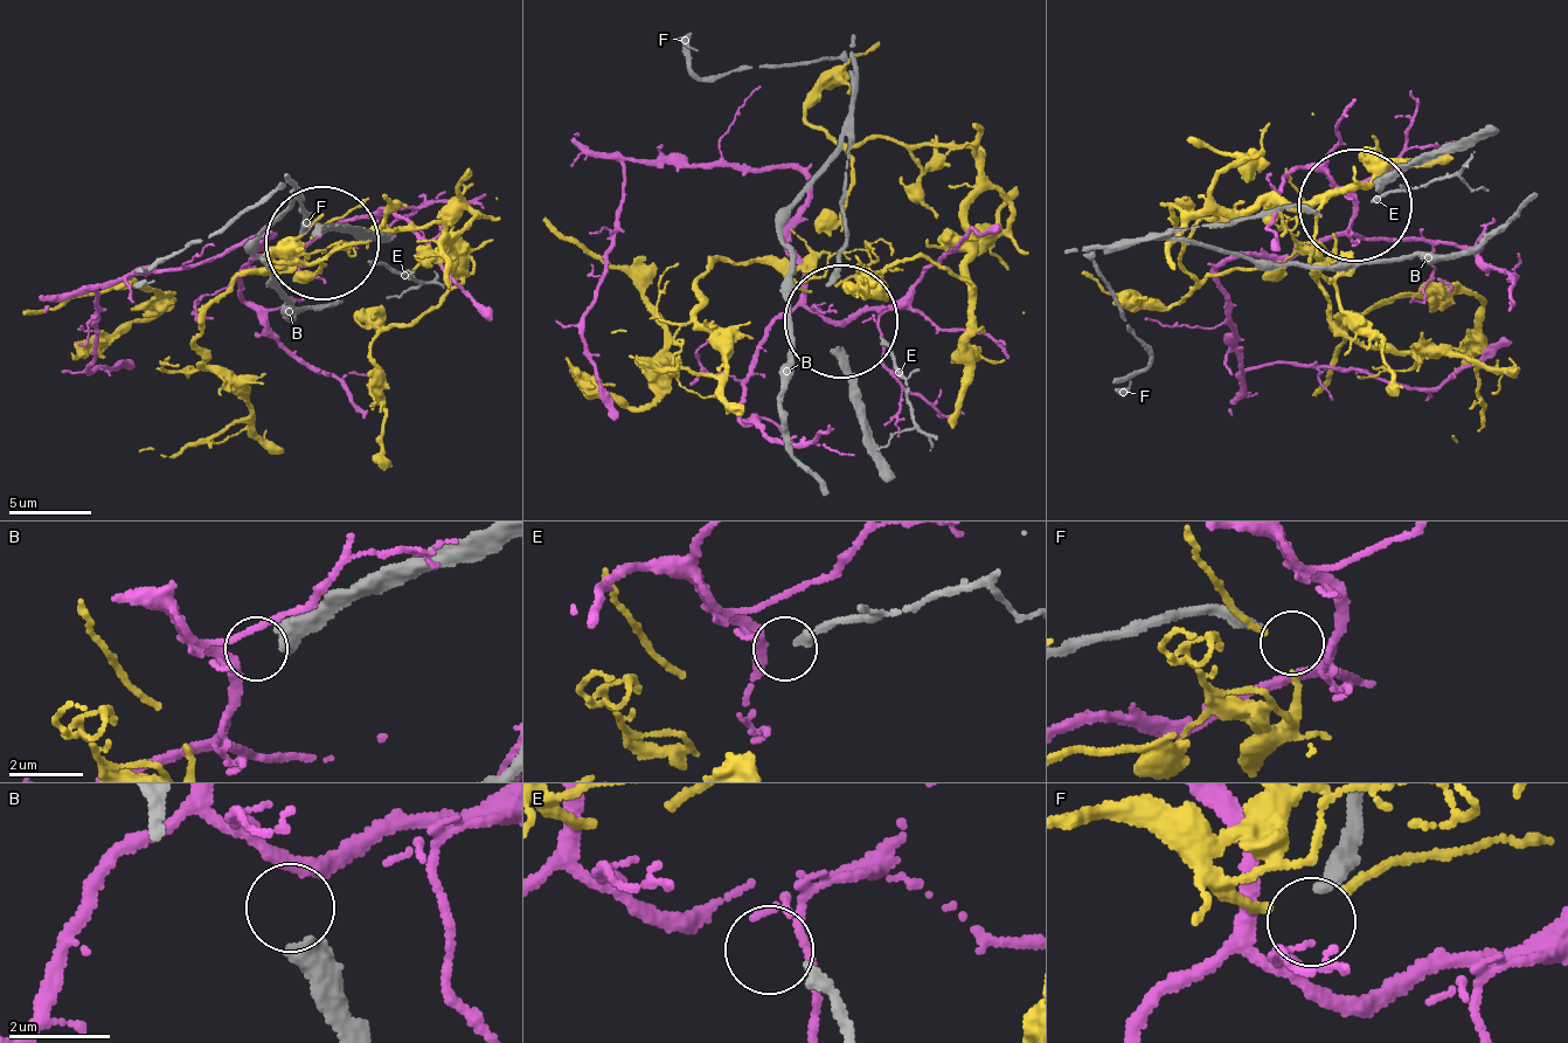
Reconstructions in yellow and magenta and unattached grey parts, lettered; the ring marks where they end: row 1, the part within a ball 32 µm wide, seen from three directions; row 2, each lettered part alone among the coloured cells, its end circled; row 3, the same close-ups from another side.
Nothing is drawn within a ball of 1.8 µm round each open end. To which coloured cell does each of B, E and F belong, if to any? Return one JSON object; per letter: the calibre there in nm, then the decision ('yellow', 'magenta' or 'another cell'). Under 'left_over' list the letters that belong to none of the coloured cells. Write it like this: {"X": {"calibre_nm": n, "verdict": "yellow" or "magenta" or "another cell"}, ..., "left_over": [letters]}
{"B": {"calibre_nm": 500, "verdict": "another cell"}, "E": {"calibre_nm": 240, "verdict": "another cell"}, "F": {"calibre_nm": 360, "verdict": "another cell"}, "left_over": ["B", "E", "F"]}

